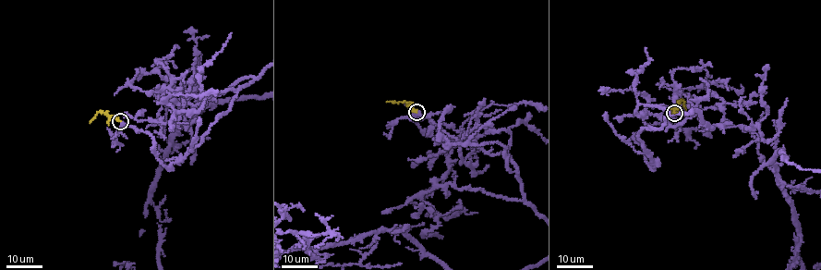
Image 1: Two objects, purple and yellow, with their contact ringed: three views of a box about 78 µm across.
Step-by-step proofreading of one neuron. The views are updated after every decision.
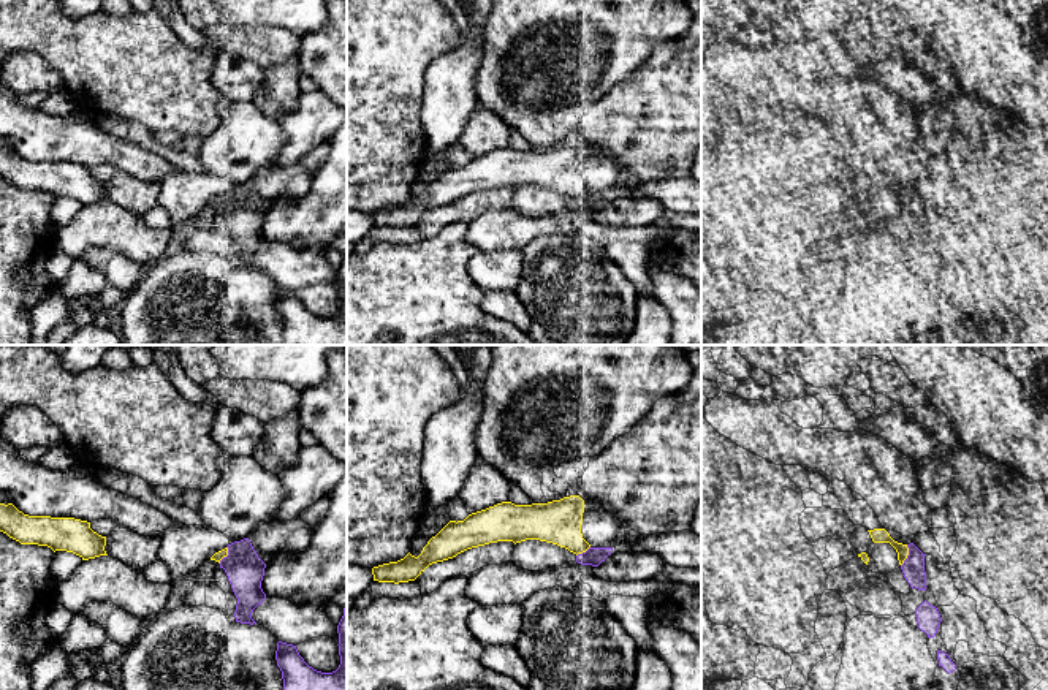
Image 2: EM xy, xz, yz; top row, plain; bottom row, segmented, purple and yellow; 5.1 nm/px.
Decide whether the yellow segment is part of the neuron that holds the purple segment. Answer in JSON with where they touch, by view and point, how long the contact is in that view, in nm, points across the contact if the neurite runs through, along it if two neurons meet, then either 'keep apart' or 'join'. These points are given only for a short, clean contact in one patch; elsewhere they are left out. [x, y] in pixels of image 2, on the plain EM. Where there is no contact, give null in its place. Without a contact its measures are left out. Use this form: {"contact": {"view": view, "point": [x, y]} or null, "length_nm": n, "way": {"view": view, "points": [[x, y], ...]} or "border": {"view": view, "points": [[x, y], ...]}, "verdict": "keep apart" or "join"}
{"contact": {"view": "yz", "point": [907, 201]}, "length_nm": 120, "verdict": "keep apart"}

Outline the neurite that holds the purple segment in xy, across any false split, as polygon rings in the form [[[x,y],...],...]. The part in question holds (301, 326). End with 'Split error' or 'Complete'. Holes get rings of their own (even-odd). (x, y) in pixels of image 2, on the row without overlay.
[[[347,252],[337,271],[340,310],[332,318],[309,312],[296,291],[279,286],[277,312],[283,324],[283,345],[347,345]]]. Complete

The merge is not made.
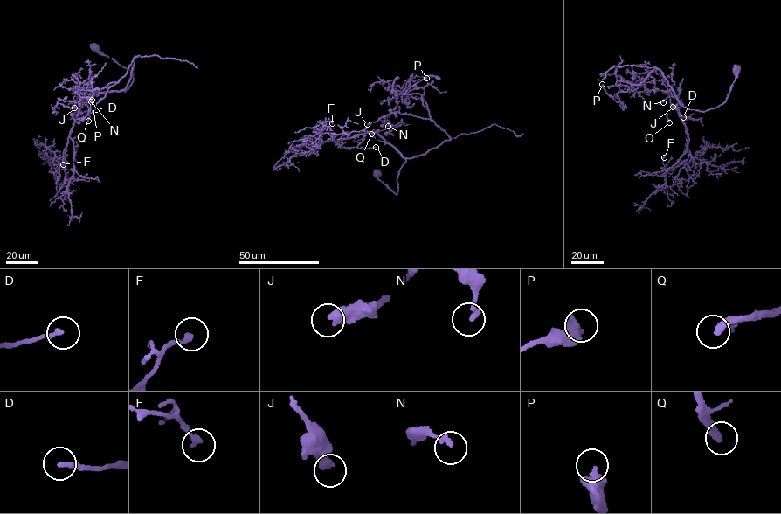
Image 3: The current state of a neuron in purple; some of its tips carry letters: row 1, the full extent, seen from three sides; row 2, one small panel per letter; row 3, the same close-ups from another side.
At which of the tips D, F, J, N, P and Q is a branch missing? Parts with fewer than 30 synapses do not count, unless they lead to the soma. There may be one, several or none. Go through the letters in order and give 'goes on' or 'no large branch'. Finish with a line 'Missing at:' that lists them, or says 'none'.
D: no large branch
F: no large branch
J: no large branch
N: no large branch
P: no large branch
Q: goes on
Missing at: Q

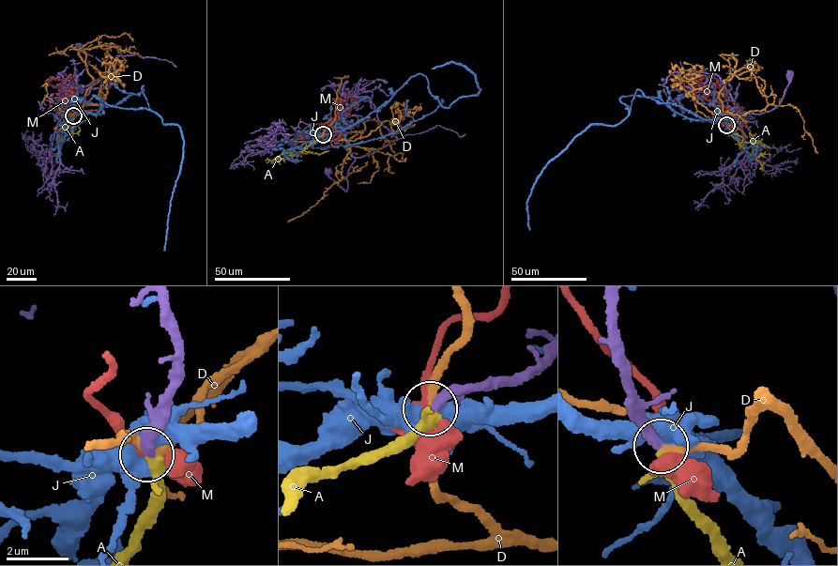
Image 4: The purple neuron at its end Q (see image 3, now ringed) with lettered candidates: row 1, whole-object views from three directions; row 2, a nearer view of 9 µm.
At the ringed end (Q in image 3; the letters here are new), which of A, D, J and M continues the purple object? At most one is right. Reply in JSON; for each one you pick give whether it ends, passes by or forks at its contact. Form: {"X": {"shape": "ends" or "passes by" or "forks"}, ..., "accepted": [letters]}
{"A": {"shape": "passes by"}, "accepted": ["A"]}

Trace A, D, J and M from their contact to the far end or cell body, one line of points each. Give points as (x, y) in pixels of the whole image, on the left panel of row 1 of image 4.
A: (73, 116), (71, 130), (62, 128), (57, 154), (53, 154)
D: (73, 115), (83, 104), (86, 90), (93, 81), (79, 52), (113, 43), (120, 47), (125, 61), (116, 65)
J: (73, 115), (97, 114), (102, 100), (149, 109), (144, 86), (113, 106), (70, 101), (84, 98)
M: (73, 115), (66, 105), (68, 92), (63, 91), (70, 87), (62, 84), (70, 74)

